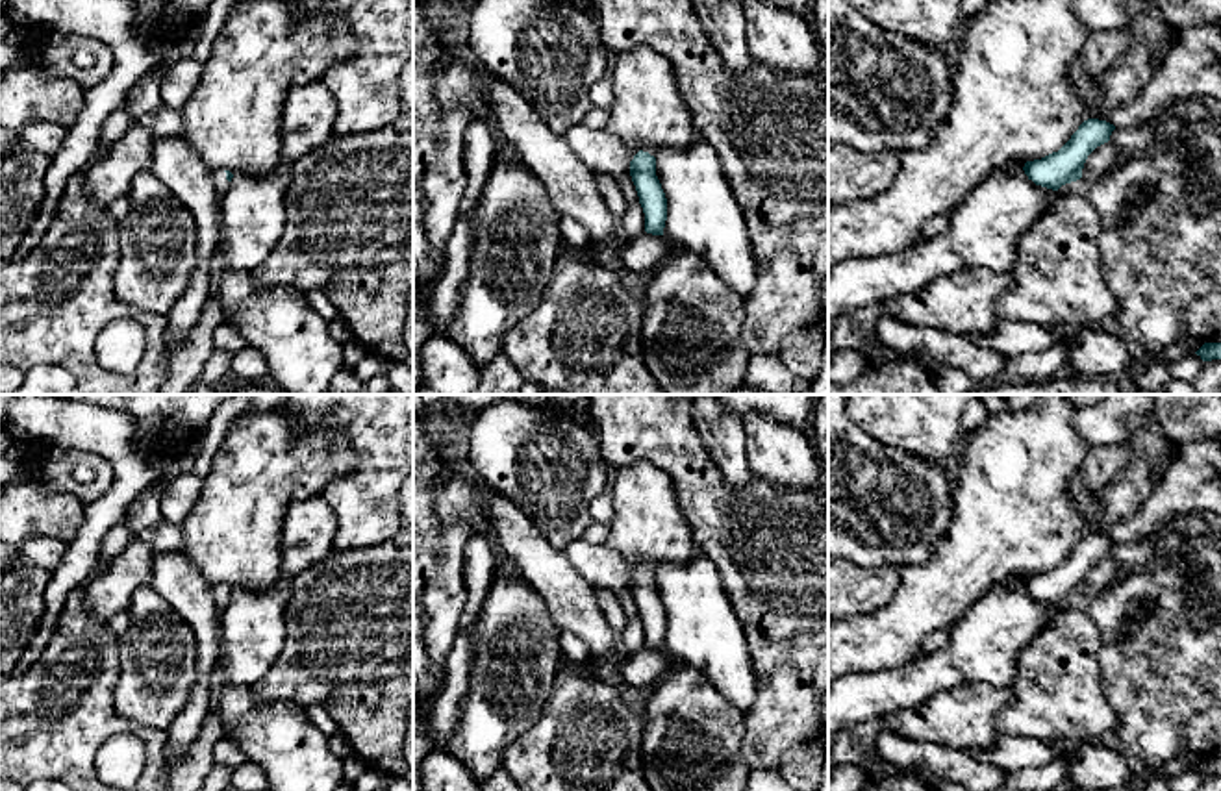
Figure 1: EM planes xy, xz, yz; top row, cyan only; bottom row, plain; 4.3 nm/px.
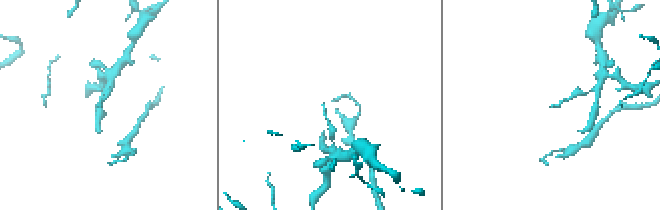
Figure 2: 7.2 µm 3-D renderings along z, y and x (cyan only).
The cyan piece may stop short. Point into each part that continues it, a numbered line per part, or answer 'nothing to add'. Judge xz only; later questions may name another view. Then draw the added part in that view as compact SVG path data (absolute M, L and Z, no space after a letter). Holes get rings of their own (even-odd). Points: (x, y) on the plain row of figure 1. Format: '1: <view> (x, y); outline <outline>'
nothing to add

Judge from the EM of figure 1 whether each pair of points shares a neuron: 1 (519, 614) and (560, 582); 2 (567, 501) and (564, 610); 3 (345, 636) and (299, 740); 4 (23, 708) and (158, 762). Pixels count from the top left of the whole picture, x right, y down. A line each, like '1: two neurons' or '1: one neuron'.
1: two neurons
2: two neurons
3: two neurons
4: one neuron

